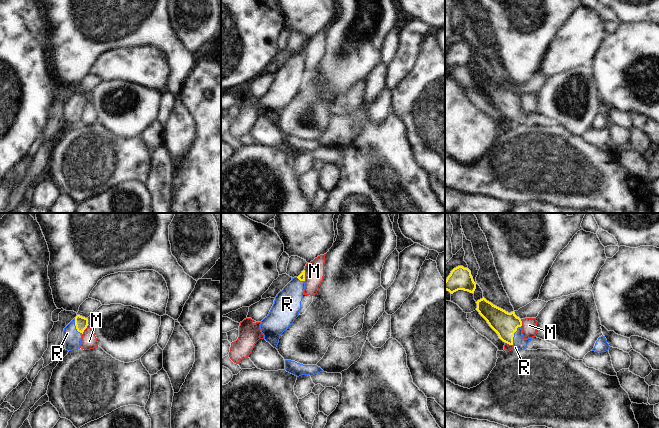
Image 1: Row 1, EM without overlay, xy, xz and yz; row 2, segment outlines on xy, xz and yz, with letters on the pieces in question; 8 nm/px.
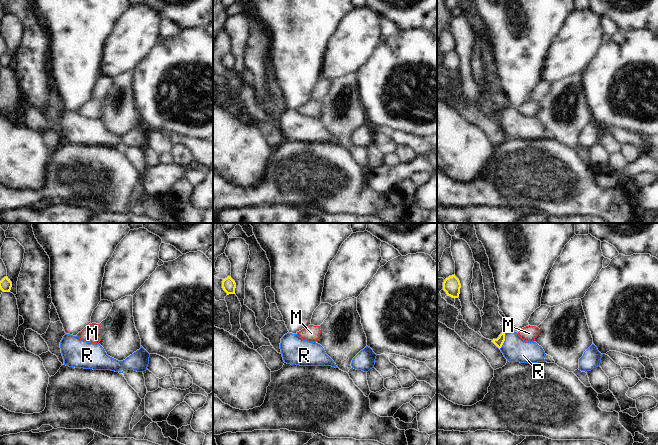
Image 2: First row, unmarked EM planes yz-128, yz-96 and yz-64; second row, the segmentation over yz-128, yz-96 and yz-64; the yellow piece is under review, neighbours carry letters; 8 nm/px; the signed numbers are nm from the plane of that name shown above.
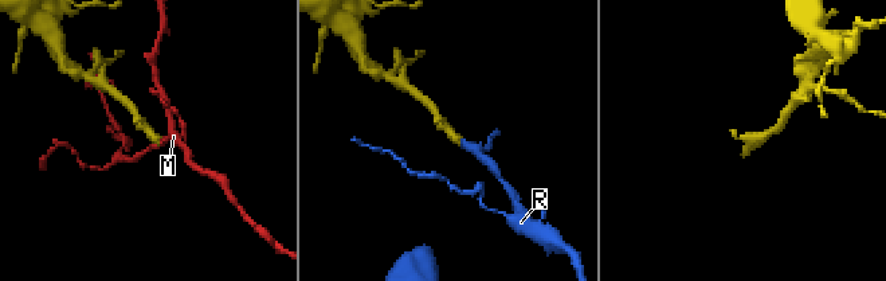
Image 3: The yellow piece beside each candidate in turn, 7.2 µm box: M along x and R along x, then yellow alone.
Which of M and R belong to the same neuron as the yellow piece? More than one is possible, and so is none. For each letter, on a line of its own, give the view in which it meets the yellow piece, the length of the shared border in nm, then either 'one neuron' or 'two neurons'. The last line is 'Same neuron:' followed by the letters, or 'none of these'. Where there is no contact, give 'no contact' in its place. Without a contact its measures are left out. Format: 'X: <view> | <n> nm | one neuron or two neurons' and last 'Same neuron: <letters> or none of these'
M: xy | 90 nm | two neurons
R: yz | 170 nm | one neuron
Same neuron: R

